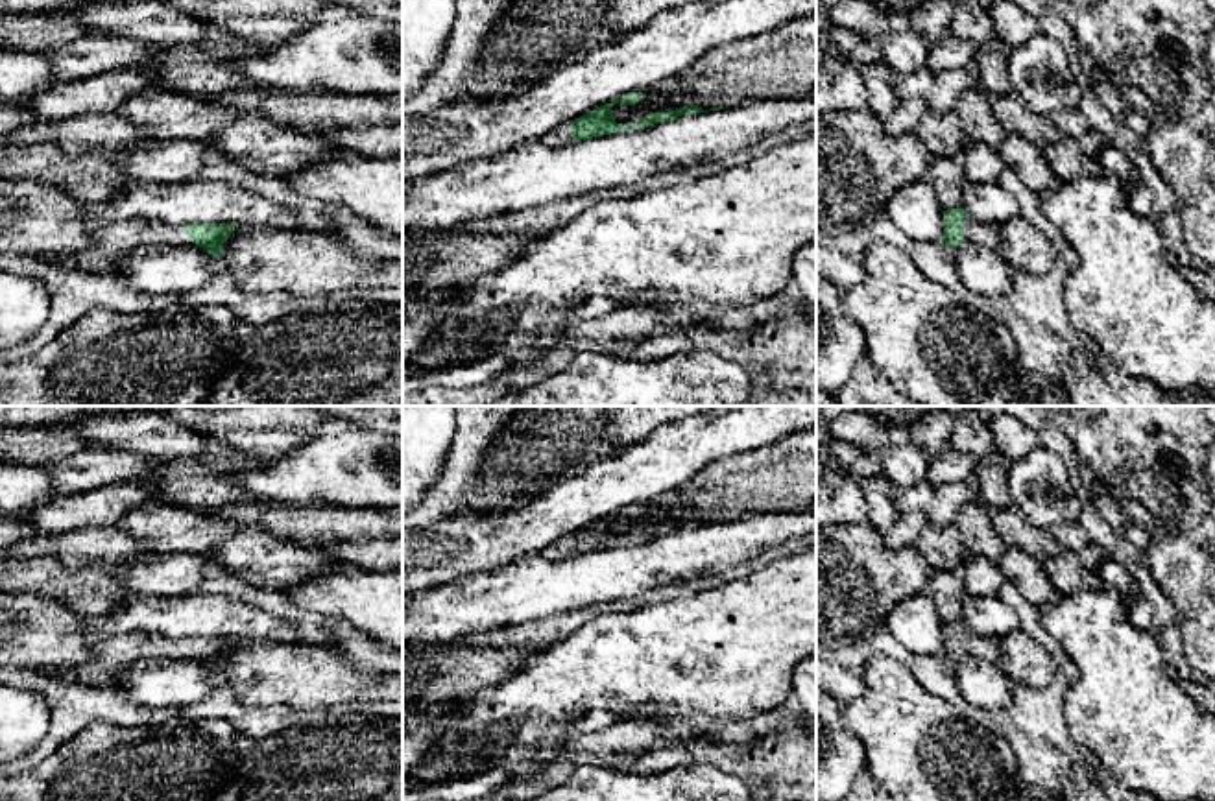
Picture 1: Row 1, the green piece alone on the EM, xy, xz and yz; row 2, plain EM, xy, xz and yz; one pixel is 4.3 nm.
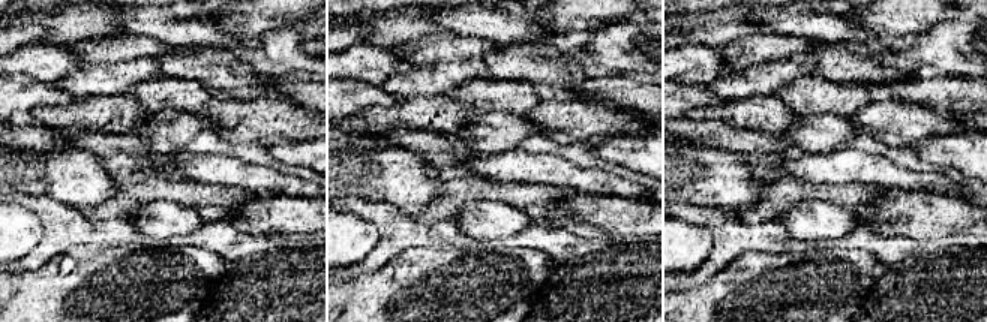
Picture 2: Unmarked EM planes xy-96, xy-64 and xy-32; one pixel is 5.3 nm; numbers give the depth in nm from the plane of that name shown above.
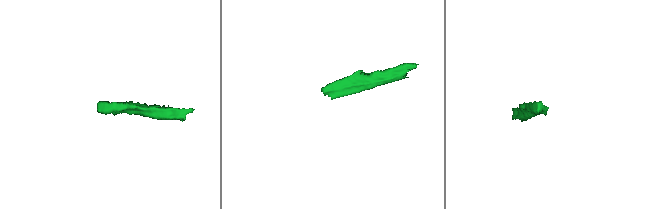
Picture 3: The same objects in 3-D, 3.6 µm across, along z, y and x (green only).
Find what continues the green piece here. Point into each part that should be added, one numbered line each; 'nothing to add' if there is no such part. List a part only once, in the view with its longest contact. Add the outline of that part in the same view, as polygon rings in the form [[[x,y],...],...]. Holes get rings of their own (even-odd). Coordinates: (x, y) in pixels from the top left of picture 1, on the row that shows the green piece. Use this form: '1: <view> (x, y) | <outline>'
1: yz (986, 235) | [[[966,216],[962,242],[973,242],[973,244],[997,251],[999,249],[999,225],[982,223]]]

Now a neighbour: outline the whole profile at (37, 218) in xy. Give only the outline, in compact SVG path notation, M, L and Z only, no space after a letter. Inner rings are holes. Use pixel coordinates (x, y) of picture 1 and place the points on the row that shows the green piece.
M0 179L0 253L70 255L92 242L87 205L33 179Z

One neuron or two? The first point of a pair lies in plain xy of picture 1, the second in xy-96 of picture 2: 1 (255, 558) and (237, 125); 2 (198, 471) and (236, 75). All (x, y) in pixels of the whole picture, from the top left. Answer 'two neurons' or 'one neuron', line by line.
1: one neuron
2: one neuron

